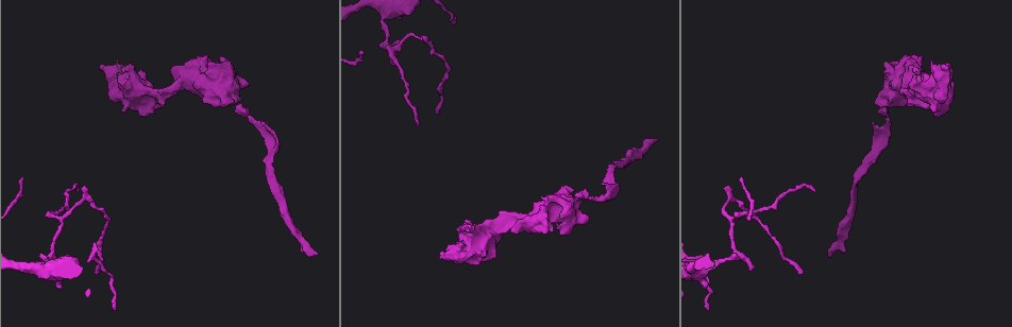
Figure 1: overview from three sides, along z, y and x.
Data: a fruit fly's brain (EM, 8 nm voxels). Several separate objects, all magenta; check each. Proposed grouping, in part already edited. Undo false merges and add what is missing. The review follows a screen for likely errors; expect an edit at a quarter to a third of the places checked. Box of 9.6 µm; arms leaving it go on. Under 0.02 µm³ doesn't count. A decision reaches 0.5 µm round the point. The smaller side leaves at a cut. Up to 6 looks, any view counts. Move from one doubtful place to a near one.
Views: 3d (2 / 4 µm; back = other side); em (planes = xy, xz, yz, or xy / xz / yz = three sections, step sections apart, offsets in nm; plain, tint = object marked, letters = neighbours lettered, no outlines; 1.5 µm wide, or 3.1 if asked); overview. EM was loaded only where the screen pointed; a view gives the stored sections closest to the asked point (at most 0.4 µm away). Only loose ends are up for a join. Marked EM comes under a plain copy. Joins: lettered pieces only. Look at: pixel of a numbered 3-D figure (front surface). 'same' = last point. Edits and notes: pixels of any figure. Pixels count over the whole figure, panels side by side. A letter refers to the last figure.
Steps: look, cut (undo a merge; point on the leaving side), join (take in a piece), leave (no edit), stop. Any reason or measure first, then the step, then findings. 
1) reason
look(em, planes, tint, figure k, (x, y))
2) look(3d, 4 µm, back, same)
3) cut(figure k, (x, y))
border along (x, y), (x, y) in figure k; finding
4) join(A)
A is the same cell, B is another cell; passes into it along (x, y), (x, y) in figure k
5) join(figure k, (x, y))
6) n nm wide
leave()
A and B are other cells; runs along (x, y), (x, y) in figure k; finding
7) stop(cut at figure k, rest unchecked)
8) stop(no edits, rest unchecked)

tapers out
look(em, planes, letters, figure 1, (803, 271))

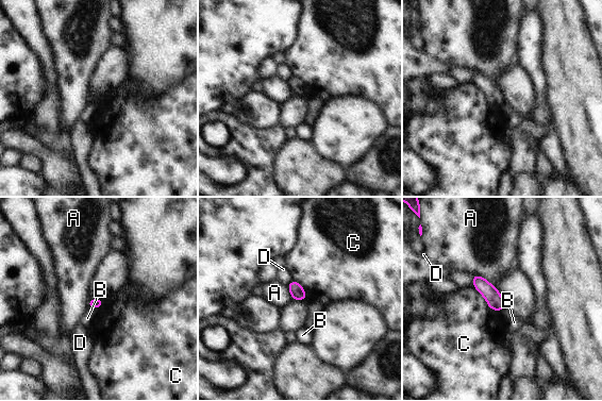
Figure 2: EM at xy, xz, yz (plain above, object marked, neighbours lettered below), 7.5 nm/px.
C touches over 280 nm
leave()
A, B, C and D are other cells; border along (471, 274), (485, 278), (497, 289) in figure 2; none of them fits

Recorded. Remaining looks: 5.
an open end
look(3d, 2 µm, back, figure 1, (58, 286))

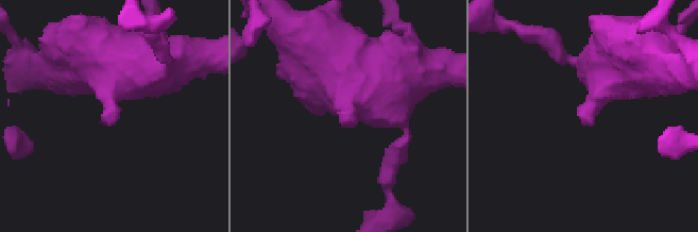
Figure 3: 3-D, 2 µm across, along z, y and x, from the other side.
need the tissue
look(em, xy, step 8, letters, figure 3, (105, 124))

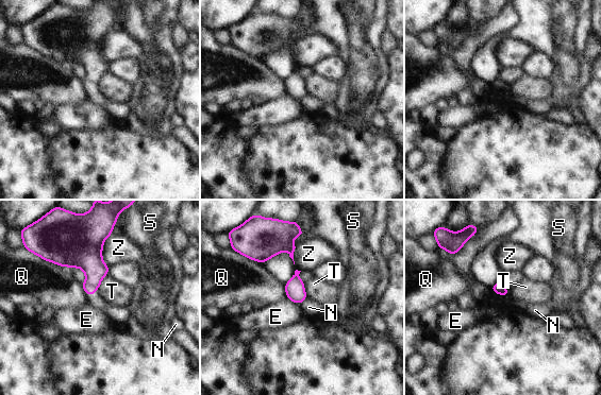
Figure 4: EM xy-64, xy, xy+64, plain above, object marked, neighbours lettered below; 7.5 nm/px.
look(em, planes, letters, same)

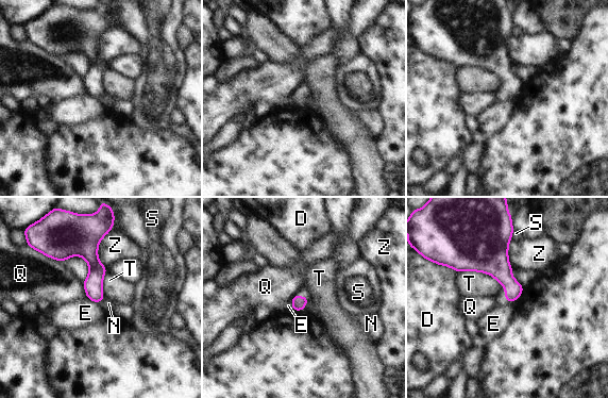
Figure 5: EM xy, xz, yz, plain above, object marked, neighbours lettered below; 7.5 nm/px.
leave()
D, E, N, Q, S, T and Z are other cells; border along (308, 299), (304, 309) in figure 5; none of them fits

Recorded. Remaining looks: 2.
branch stops here
look(3d, 2 µm, figure 1, (829, 252))

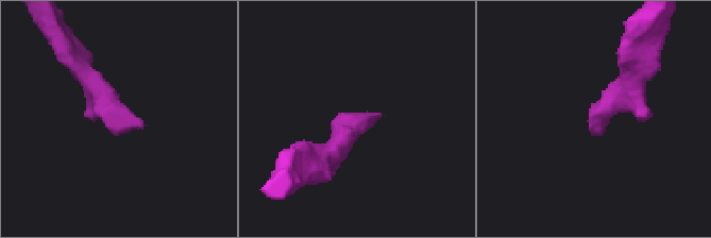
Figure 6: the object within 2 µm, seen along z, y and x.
need the tissue
look(em, planes, letters, figure 6, (591, 124))

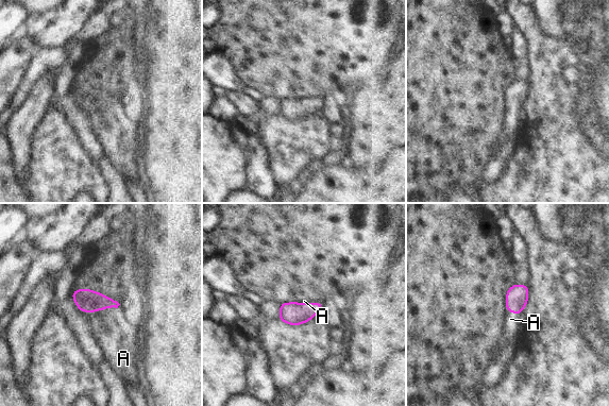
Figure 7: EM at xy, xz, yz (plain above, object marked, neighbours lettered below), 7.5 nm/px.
170 nm wide
join(A)
A is the same cell; it goes on there

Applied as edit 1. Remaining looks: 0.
stop(join at figure 7, rest unchecked)

